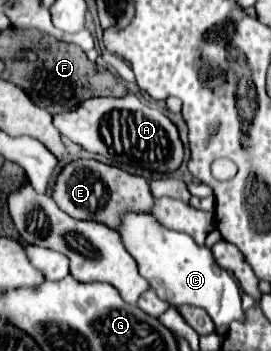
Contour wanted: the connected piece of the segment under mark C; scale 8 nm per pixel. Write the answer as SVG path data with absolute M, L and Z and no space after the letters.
M124 213L116 231L122 237L122 245L126 245L126 251L136 259L140 275L158 297L174 307L184 303L202 307L214 325L230 325L236 319L244 319L236 279L216 263L208 247L196 245L196 241L186 233L166 229L152 213Z

